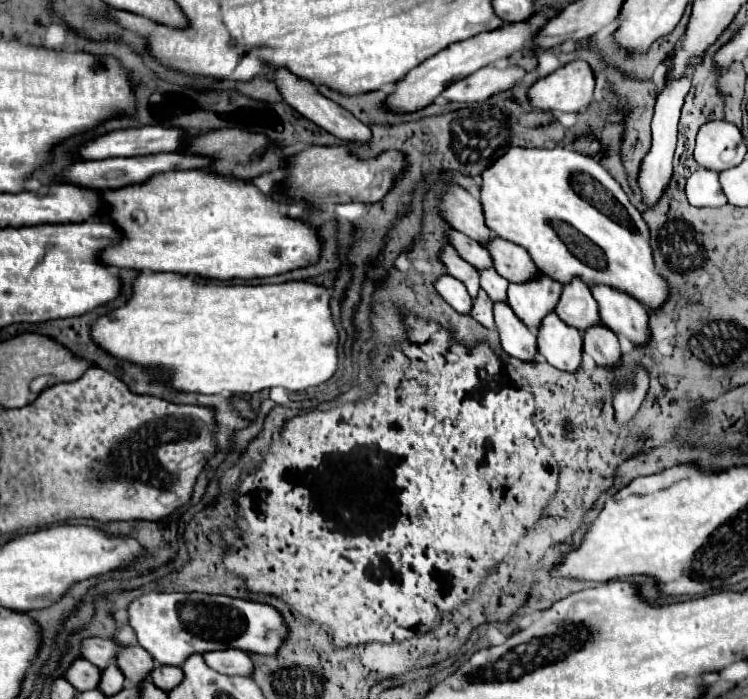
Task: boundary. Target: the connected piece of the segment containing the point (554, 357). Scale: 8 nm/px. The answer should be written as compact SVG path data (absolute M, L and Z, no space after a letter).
M550 312L538 326L538 354L558 370L576 372L582 358L582 334L564 326L558 314Z

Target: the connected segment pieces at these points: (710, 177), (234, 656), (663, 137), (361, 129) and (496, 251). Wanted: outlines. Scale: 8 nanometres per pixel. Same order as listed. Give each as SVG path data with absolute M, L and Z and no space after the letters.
M698 168L686 184L686 196L688 202L692 206L724 206L726 204L726 196L720 188L718 182L718 172L706 170L706 168Z
M216 650L216 652L204 654L202 658L210 668L228 676L250 676L254 668L250 656L242 650L224 650L224 652Z
M694 70L686 72L686 76L682 80L666 82L666 88L662 88L658 98L656 98L654 118L652 118L652 148L642 158L640 170L638 170L638 188L640 188L642 202L644 202L646 208L654 208L658 204L658 200L662 198L662 194L666 192L666 186L670 184L670 178L672 178L672 156L674 156L676 134L678 134L676 128L678 128L678 118L680 118L680 110L682 110L682 104L684 104L684 96L688 94L688 88L690 88L692 74L694 74Z
M280 68L274 72L274 84L278 86L278 90L282 92L284 100L296 110L300 112L304 118L308 118L310 122L314 122L316 126L320 126L322 130L326 130L328 134L344 140L344 142L350 142L350 144L368 144L372 140L372 132L368 126L364 126L360 120L356 120L348 110L340 108L338 104L334 104L332 100L324 98L316 86L312 86L308 80L300 80L296 78L294 74L290 74L288 70Z
M492 238L482 246L486 246L494 258L494 270L508 282L526 282L538 274L536 264L522 246L502 238Z

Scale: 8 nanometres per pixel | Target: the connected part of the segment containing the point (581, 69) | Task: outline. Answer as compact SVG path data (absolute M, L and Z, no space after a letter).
M570 62L528 88L528 102L538 110L580 112L594 96L594 76L586 62Z

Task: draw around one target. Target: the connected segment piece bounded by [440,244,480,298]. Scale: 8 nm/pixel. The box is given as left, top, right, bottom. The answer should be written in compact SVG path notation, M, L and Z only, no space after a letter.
M444 246L442 248L442 252L440 252L440 260L442 260L442 264L446 266L446 272L450 274L450 276L454 276L456 280L460 280L466 288L468 288L468 294L472 296L472 298L476 298L476 294L478 294L478 290L480 290L480 284L478 284L478 272L474 270L474 266L472 264L468 264L466 260L462 260L456 252L454 252L454 248L452 246Z

